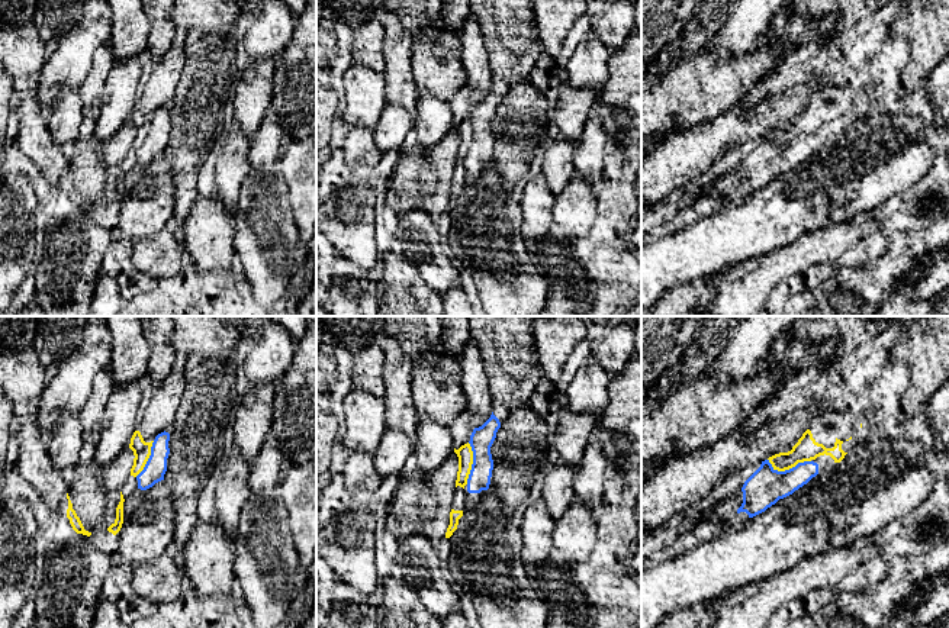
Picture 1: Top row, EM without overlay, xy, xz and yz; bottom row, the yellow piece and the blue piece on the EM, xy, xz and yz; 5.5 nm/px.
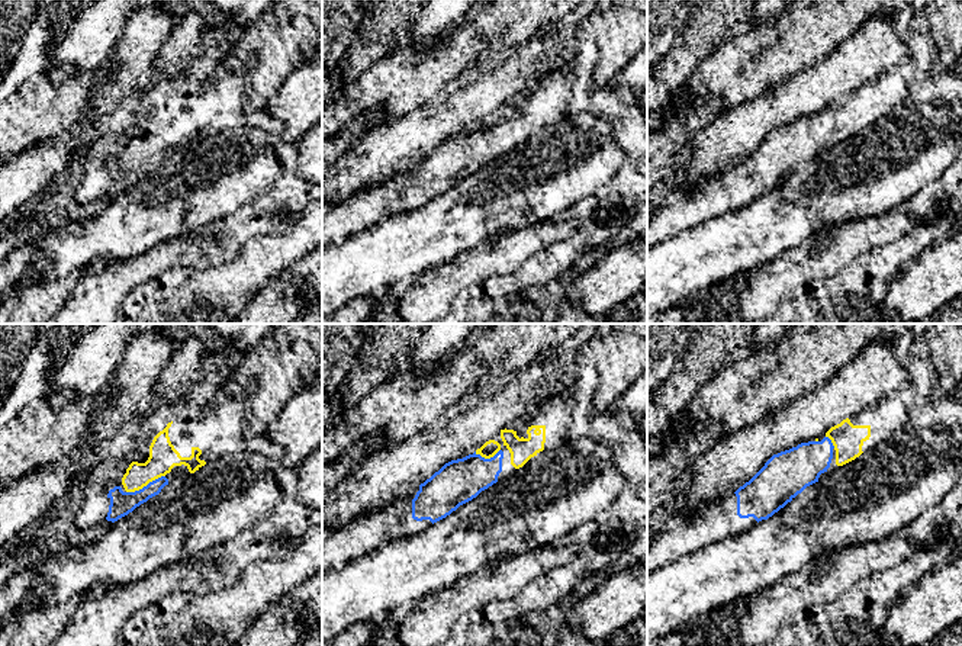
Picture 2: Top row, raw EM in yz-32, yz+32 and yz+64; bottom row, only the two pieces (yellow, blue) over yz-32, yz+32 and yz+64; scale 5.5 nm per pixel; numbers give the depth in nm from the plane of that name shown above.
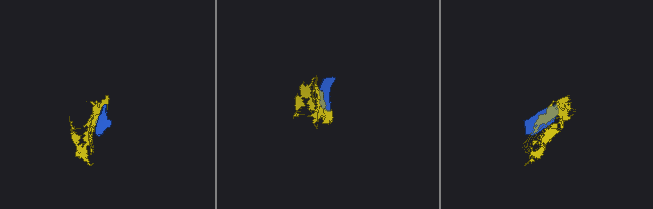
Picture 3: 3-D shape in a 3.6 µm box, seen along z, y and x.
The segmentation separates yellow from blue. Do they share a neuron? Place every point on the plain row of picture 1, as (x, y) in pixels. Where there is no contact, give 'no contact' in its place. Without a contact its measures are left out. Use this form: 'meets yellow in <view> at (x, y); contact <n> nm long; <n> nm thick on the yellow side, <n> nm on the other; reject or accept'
meets yellow in yz at (788, 144); contact 240 nm long; 130 nm thick on the yellow side, 200 nm on the other; accept

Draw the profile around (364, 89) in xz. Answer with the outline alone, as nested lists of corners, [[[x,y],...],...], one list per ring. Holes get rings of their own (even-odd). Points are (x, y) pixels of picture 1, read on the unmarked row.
[[[354,64],[344,75],[344,120],[350,128],[374,129],[387,103],[382,73]]]

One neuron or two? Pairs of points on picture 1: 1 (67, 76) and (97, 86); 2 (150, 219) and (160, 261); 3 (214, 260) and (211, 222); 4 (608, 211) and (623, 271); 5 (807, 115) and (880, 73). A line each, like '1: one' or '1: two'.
1: two
2: two
3: one
4: one
5: one

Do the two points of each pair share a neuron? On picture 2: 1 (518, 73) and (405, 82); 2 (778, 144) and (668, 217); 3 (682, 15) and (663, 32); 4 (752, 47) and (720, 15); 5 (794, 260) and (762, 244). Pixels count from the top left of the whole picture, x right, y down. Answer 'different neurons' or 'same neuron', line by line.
1: different neurons
2: same neuron
3: same neuron
4: different neurons
5: different neurons

